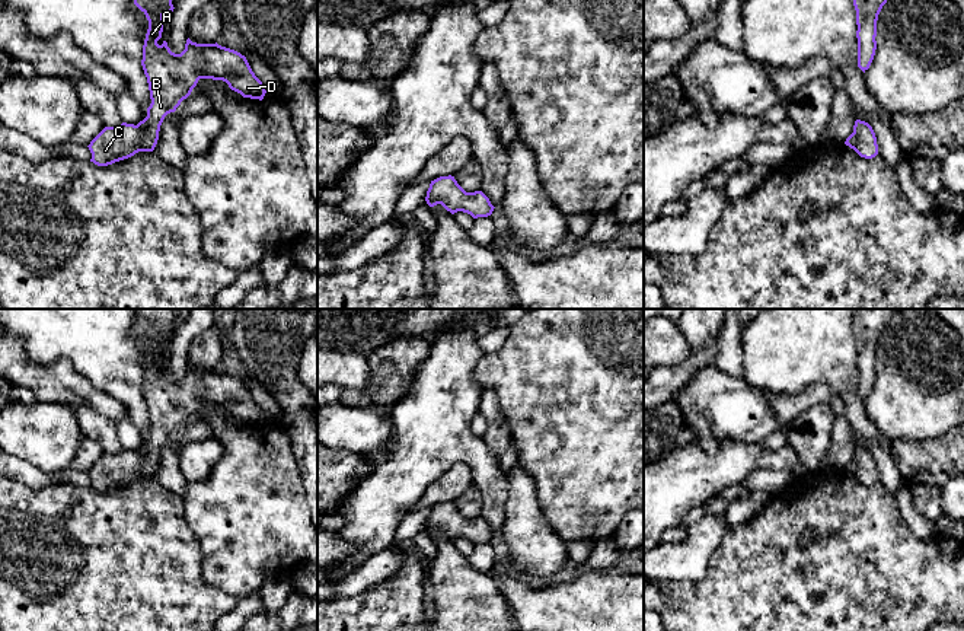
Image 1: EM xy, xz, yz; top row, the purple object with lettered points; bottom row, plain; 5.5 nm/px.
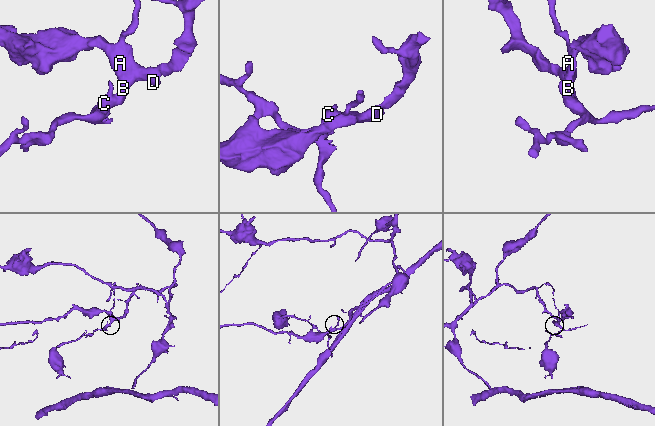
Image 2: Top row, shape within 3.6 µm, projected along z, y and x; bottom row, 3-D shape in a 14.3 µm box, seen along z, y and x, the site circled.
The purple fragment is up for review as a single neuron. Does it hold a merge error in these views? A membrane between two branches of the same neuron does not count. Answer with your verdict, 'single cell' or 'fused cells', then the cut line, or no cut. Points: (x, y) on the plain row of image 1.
single cell; no cut

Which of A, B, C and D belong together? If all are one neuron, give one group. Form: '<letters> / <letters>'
A B C D

